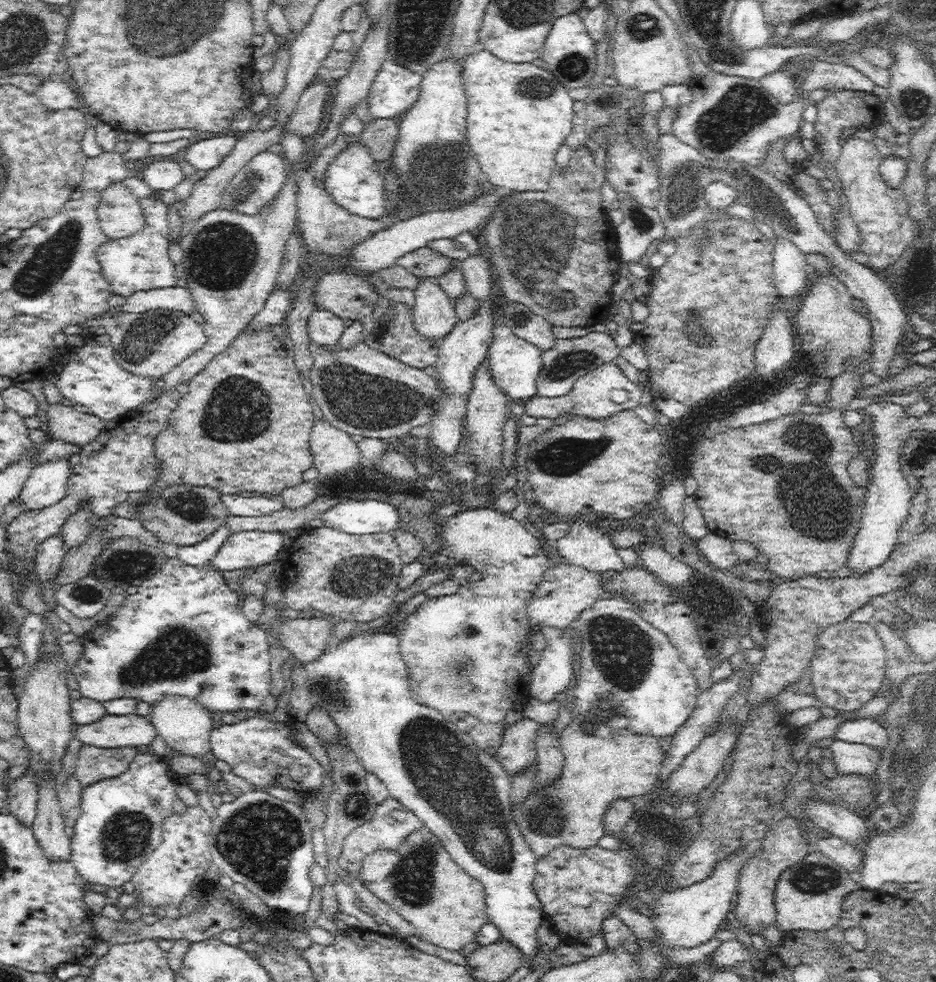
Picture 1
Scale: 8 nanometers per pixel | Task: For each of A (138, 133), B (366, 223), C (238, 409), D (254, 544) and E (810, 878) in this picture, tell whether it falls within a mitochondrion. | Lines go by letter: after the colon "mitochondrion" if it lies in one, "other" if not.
A: other
B: other
C: mitochondrion
D: other
E: mitochondrion

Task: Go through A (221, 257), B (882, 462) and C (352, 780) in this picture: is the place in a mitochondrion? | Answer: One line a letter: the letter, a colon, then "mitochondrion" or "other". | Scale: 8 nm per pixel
A: mitochondrion
B: other
C: other

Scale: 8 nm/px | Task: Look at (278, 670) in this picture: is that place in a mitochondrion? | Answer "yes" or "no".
no

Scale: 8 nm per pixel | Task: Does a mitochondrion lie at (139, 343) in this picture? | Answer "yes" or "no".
yes

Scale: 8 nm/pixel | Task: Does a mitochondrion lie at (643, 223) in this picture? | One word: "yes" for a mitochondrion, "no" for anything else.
yes

